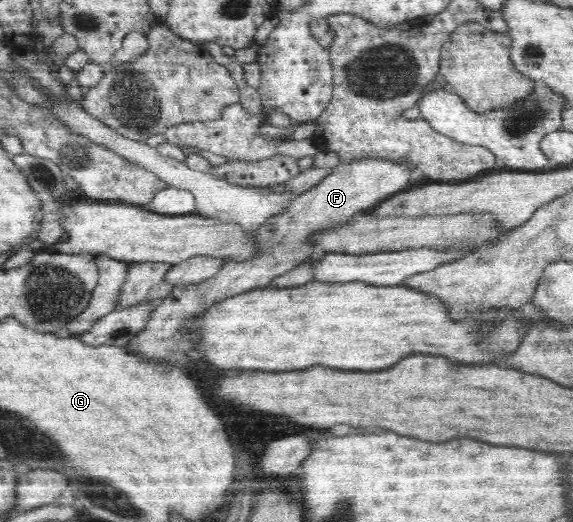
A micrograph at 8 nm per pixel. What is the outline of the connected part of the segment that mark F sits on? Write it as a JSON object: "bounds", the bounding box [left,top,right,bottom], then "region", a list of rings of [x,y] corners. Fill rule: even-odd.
{"bounds":[125,156,415,367],"region":[[[364,156],[332,167],[333,171],[324,180],[301,193],[284,212],[272,215],[256,229],[254,235],[256,244],[259,245],[259,253],[254,258],[242,262],[225,261],[211,278],[195,285],[176,286],[160,301],[149,316],[148,323],[129,340],[125,349],[133,357],[144,358],[144,361],[170,363],[178,367],[186,365],[188,357],[184,353],[194,349],[190,337],[178,333],[186,319],[235,295],[266,288],[274,278],[293,270],[308,258],[314,258],[319,254],[319,249],[312,245],[312,242],[308,242],[314,232],[346,223],[354,213],[372,209],[378,201],[398,191],[404,191],[412,183],[410,178],[414,168],[415,164],[411,163],[410,159],[390,160],[374,156]]]}

